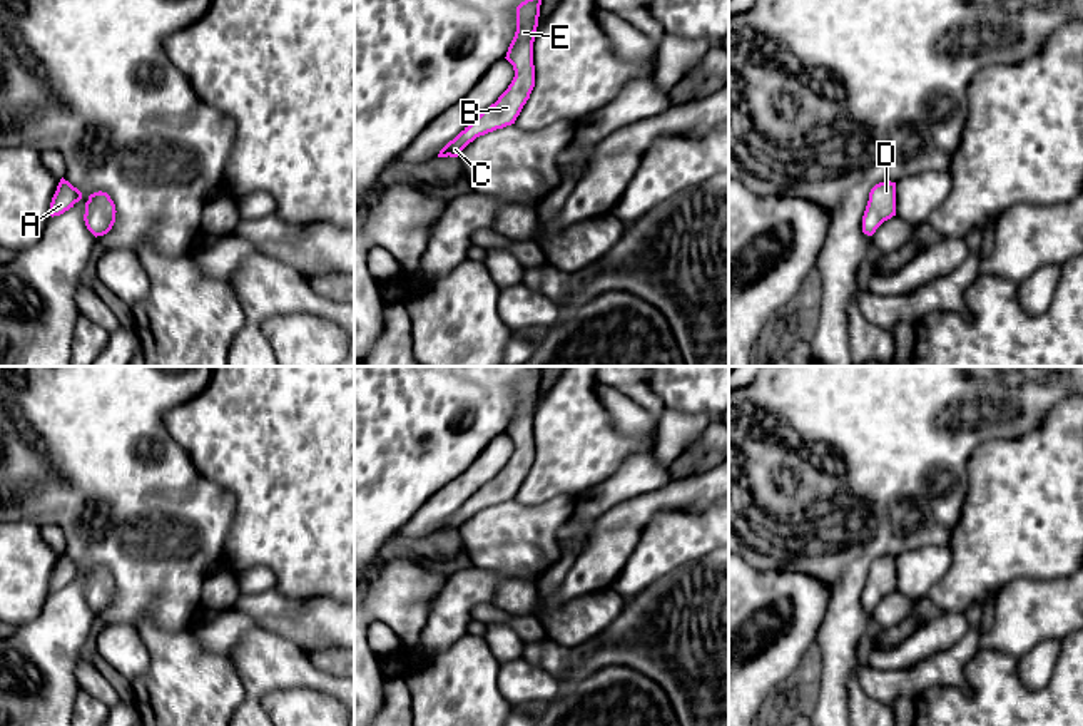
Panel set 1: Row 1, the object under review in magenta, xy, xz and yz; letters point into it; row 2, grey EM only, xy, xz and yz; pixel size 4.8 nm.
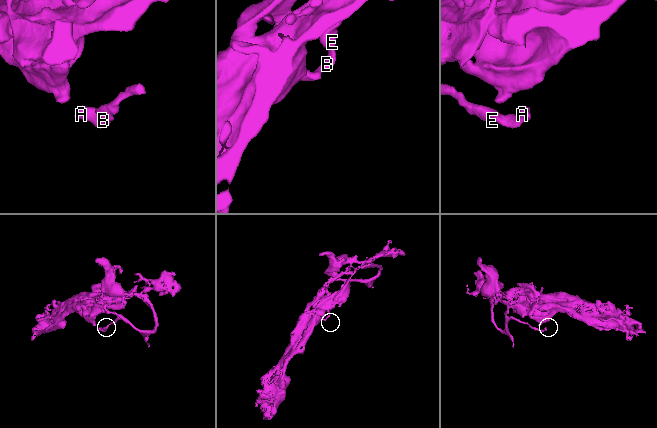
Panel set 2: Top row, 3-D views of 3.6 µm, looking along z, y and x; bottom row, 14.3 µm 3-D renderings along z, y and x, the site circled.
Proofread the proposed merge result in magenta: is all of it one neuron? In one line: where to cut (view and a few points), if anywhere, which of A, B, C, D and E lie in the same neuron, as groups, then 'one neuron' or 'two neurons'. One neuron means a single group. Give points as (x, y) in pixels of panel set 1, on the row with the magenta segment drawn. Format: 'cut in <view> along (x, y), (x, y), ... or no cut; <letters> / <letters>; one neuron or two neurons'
no cut; A B C D E; one neuron

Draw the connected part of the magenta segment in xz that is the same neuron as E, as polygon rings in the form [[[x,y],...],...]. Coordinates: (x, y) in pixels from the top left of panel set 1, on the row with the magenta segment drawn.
[[[525,0],[516,7],[516,32],[505,57],[515,70],[515,77],[508,89],[495,104],[450,141],[440,151],[438,157],[458,157],[476,137],[515,124],[535,87],[533,42],[540,5],[542,0]]]

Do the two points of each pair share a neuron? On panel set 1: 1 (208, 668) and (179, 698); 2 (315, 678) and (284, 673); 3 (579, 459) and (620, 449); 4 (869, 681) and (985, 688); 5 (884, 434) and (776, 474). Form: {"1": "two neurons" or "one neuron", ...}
{"1": "one neuron", "2": "one neuron", "3": "one neuron", "4": "two neurons", "5": "one neuron"}

